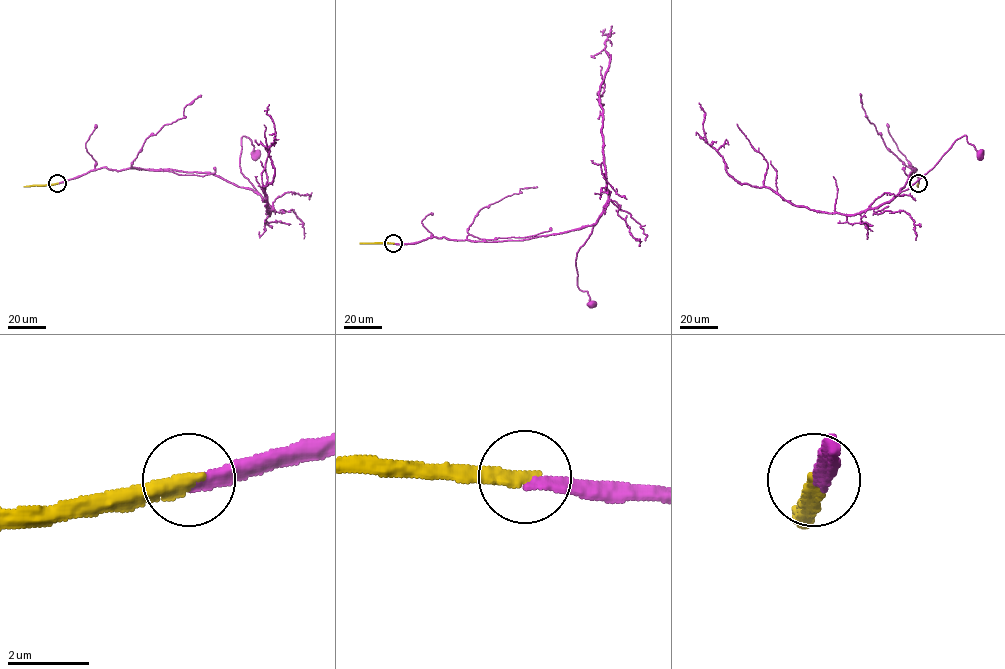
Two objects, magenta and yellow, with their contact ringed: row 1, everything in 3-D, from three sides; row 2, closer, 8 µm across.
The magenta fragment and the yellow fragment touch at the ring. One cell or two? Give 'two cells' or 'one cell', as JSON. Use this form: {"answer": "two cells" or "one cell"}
{"answer": "one cell"}

